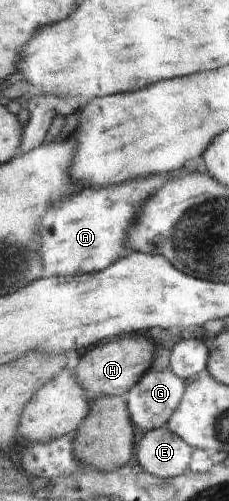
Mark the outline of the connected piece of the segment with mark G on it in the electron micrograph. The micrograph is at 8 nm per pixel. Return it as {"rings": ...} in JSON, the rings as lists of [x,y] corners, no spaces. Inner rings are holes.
{"rings":[[[148,372],[136,388],[124,396],[136,425],[150,431],[169,424],[188,392],[188,385],[175,372]]]}

